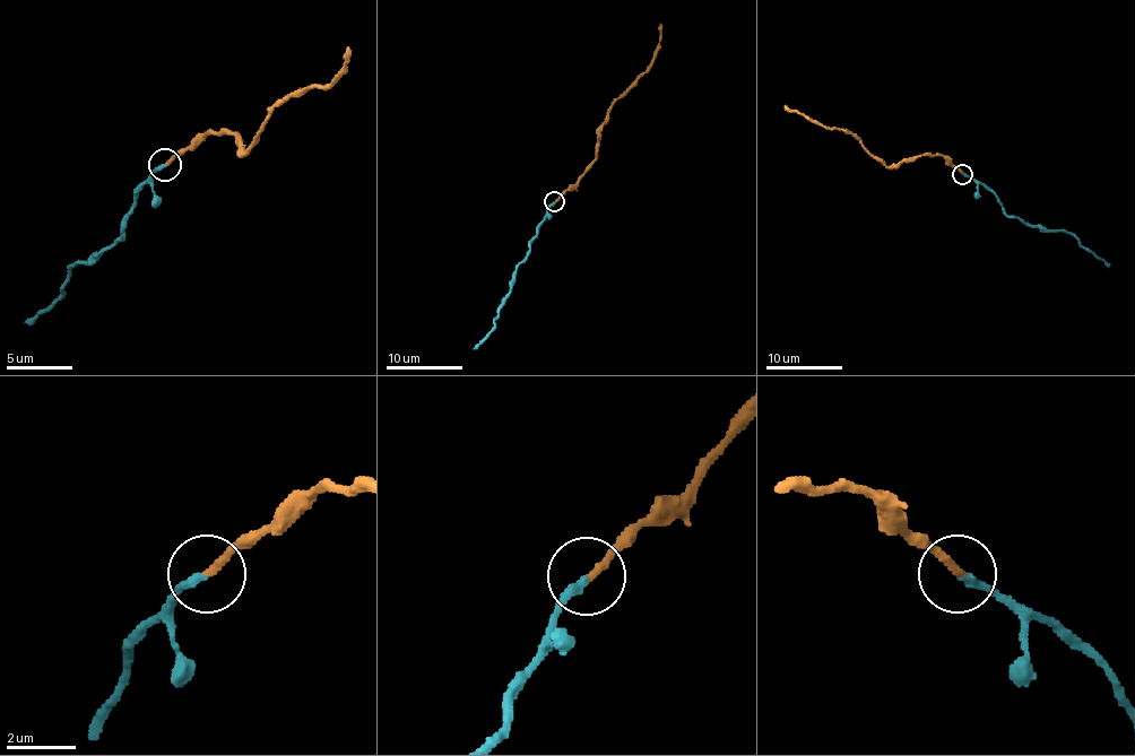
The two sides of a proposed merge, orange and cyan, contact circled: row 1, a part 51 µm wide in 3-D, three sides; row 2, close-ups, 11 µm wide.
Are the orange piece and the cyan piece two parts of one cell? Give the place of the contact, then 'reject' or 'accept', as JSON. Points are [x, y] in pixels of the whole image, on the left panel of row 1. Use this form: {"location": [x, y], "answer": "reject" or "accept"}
{"location": [165, 165], "answer": "reject"}

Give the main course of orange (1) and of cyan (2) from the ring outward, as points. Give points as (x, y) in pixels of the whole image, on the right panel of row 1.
1: (962, 174), (943, 155), (918, 157), (885, 166), (854, 136), (785, 105)
2: (962, 174), (984, 183), (1008, 216), (1033, 226), (1069, 232), (1109, 266)

